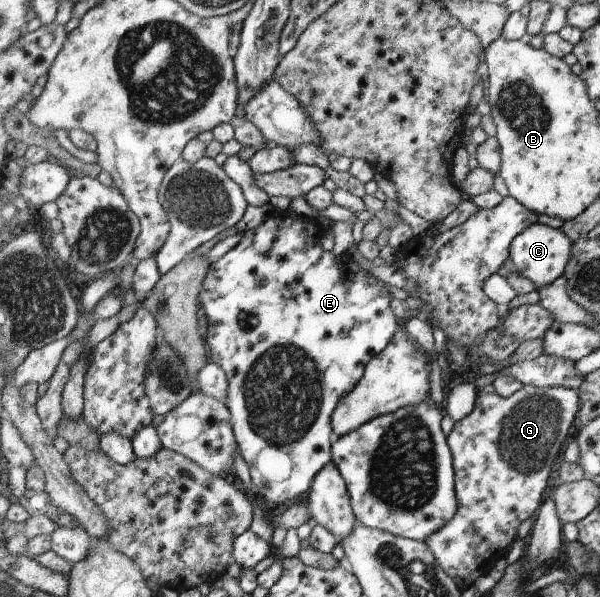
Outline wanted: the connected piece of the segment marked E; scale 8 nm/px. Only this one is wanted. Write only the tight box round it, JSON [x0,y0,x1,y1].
[198,211,399,510]

